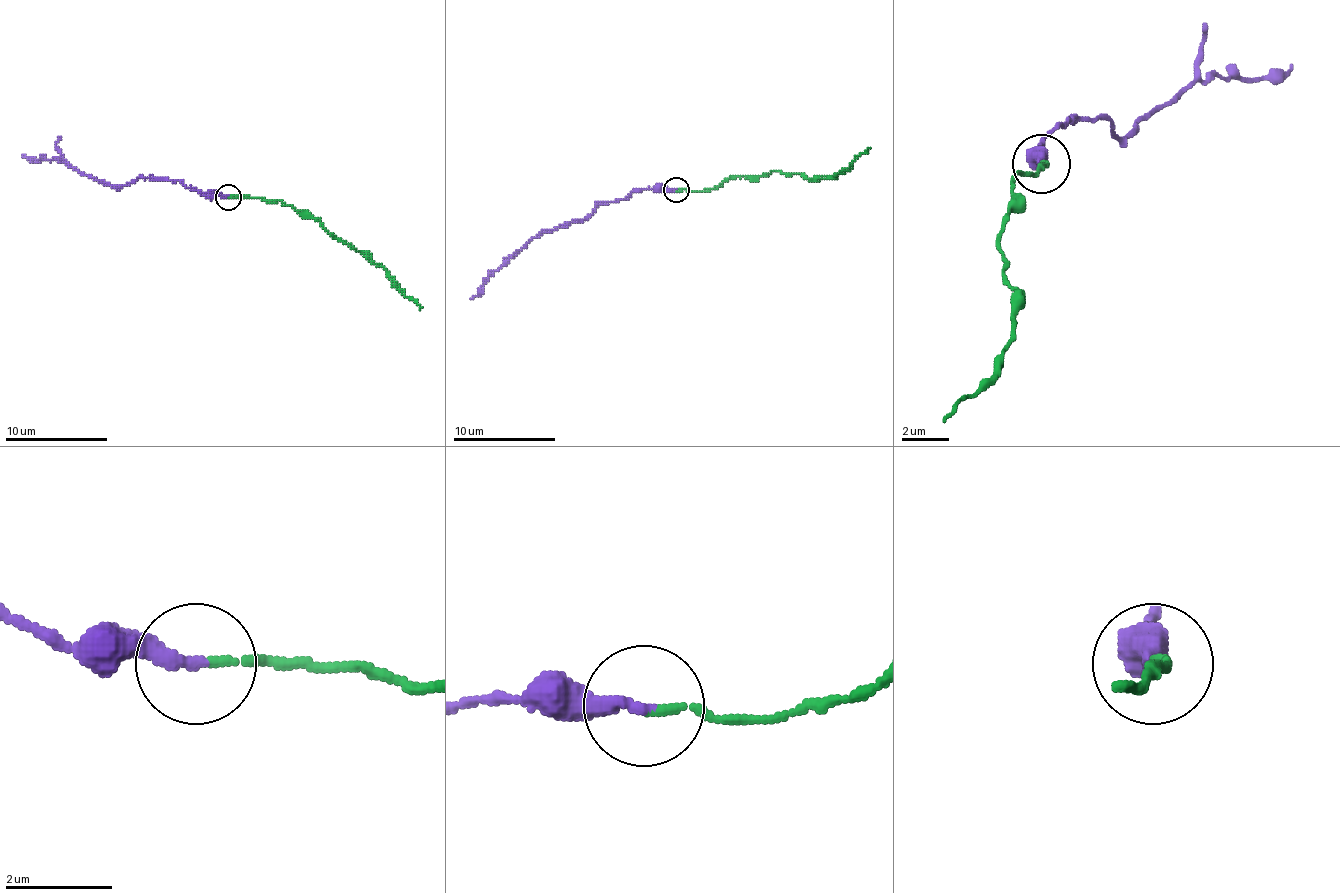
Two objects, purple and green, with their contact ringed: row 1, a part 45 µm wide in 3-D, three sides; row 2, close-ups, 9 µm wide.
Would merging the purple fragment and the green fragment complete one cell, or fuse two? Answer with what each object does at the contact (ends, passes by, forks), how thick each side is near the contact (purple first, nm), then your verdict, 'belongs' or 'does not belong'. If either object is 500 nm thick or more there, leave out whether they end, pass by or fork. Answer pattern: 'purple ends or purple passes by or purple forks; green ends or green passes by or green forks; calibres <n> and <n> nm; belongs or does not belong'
purple ends; green ends; calibres 300 and 140 nm; belongs

